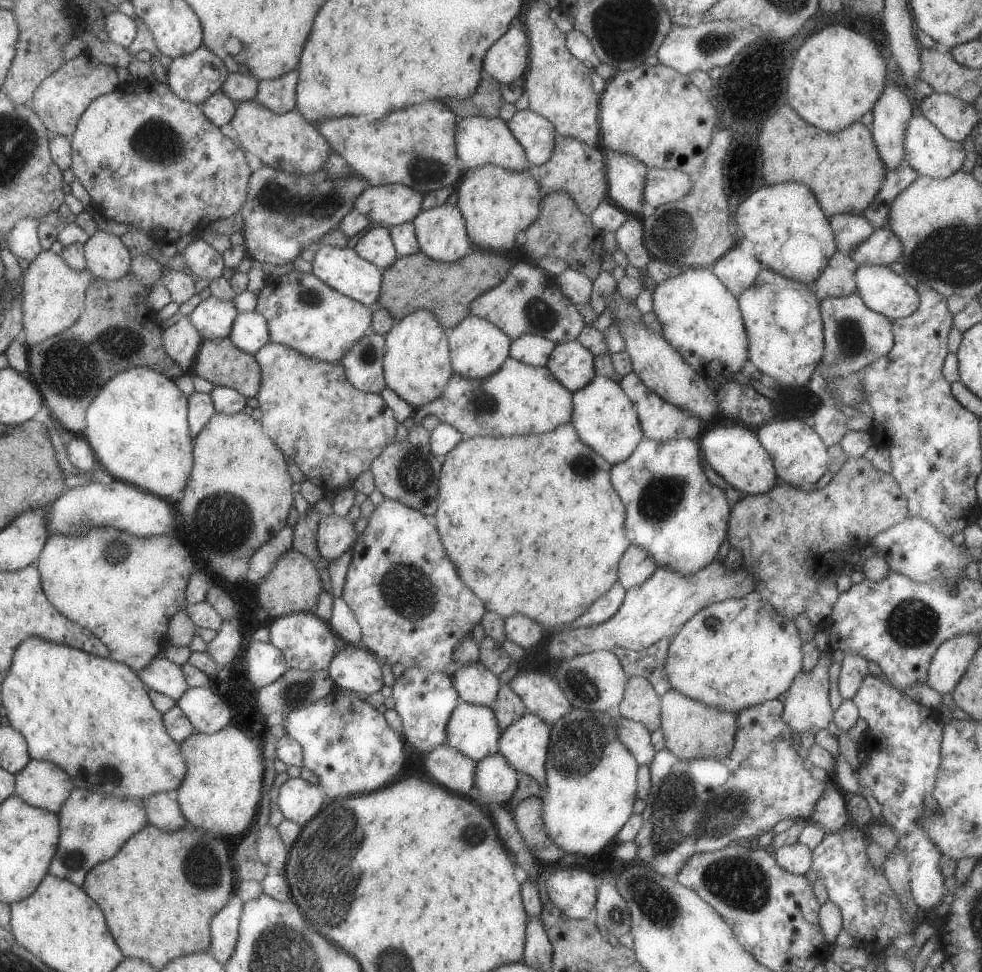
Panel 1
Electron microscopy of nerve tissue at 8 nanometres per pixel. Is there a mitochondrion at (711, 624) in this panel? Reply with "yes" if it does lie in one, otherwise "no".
no

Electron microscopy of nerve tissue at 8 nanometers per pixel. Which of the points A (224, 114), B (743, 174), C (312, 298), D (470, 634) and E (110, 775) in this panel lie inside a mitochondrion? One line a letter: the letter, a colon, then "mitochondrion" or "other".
A: other
B: other
C: mitochondrion
D: other
E: mitochondrion

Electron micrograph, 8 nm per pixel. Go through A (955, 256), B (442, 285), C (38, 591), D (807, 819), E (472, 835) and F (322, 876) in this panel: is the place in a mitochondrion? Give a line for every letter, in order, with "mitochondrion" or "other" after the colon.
A: mitochondrion
B: other
C: other
D: other
E: mitochondrion
F: mitochondrion

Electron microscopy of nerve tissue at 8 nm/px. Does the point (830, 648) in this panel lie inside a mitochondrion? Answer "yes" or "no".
no

